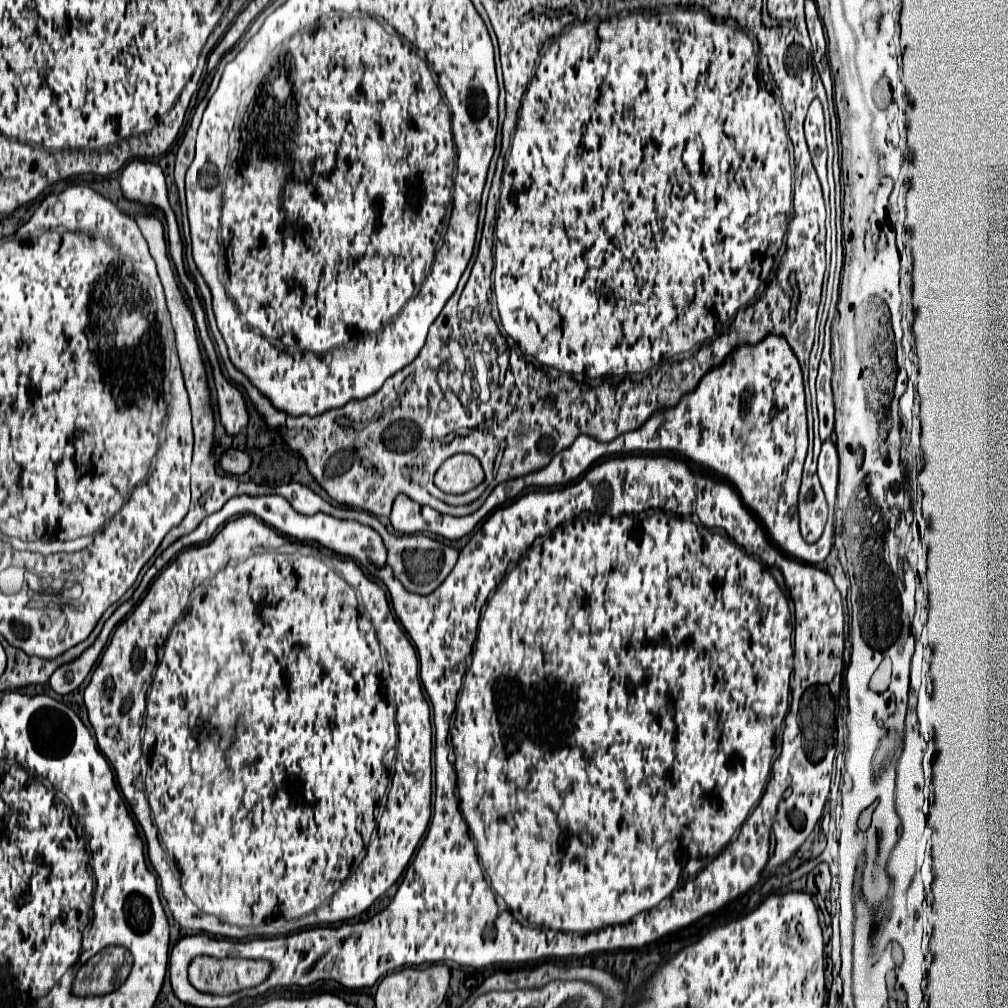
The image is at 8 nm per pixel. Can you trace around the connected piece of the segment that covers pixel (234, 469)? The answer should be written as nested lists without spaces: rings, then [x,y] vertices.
[[[230,448],[224,458],[220,460],[220,466],[224,472],[230,472],[230,474],[244,474],[250,470],[250,464],[252,464],[252,458],[248,452],[242,452],[242,450],[234,450]]]

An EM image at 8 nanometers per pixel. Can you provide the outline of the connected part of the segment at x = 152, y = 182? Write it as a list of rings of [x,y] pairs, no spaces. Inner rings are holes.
[[[132,160],[124,172],[122,172],[122,192],[128,200],[140,202],[140,204],[156,204],[164,210],[166,222],[168,222],[168,242],[170,246],[182,246],[176,214],[168,202],[168,188],[164,172],[154,162],[142,162]]]

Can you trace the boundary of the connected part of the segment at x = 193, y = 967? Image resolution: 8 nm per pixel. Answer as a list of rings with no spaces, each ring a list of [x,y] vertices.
[[[200,956],[188,966],[190,984],[208,994],[234,994],[242,988],[254,988],[268,976],[270,964],[262,960]]]

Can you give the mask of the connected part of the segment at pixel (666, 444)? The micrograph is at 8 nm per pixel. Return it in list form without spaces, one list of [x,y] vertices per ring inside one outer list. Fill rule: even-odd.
[[[766,336],[756,346],[740,346],[726,358],[726,362],[706,374],[706,378],[700,380],[698,388],[692,394],[686,394],[678,406],[670,410],[656,412],[646,424],[642,424],[634,432],[626,432],[618,438],[614,438],[608,444],[600,444],[590,436],[578,436],[576,442],[562,450],[554,460],[538,470],[540,484],[538,486],[567,485],[576,480],[582,472],[590,468],[592,462],[596,462],[602,456],[608,454],[628,454],[628,452],[672,452],[678,456],[688,458],[690,462],[700,464],[702,468],[714,470],[718,476],[724,476],[742,496],[744,504],[756,512],[764,528],[768,530],[774,544],[778,544],[784,552],[792,554],[796,560],[802,560],[806,564],[820,564],[826,560],[830,548],[832,548],[832,536],[834,526],[826,526],[822,538],[814,544],[804,542],[800,528],[798,528],[798,495],[801,478],[808,450],[808,426],[806,404],[804,404],[804,386],[802,386],[802,370],[798,364],[798,358],[794,358],[794,352],[790,350],[788,342],[780,336]]]

